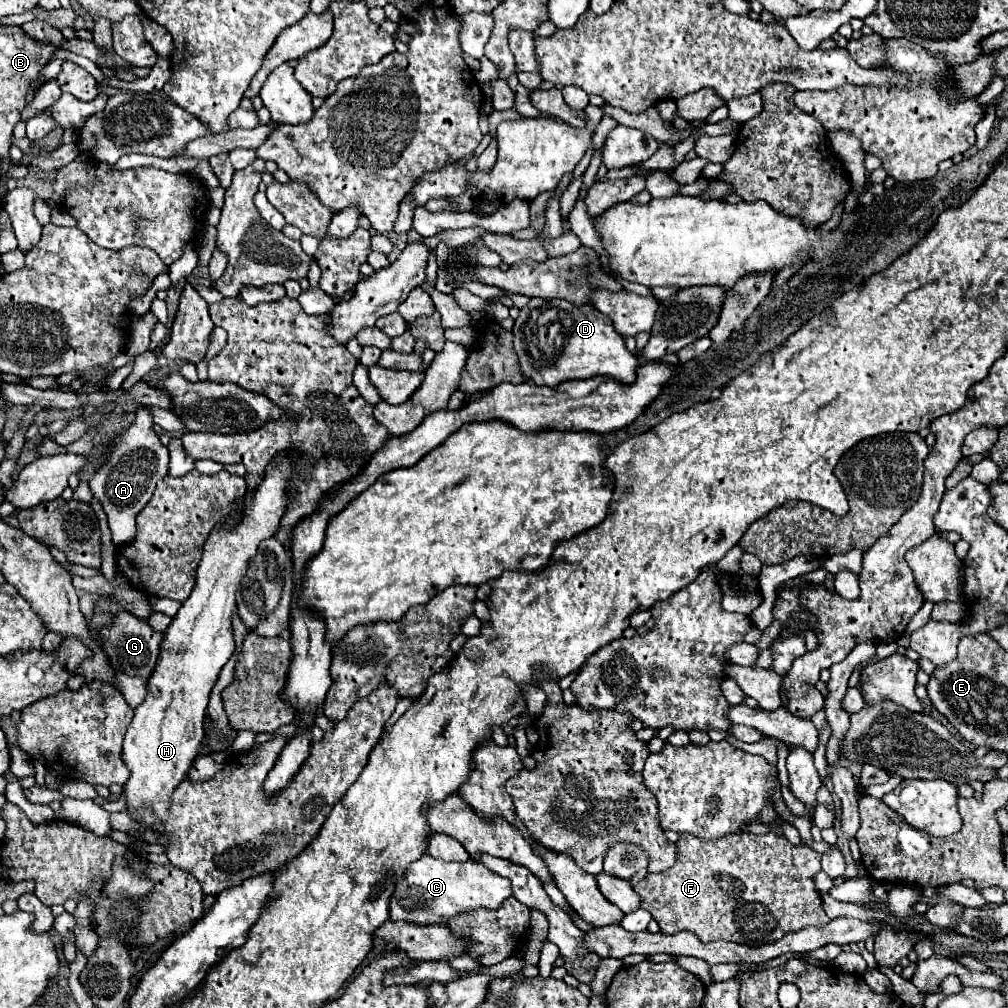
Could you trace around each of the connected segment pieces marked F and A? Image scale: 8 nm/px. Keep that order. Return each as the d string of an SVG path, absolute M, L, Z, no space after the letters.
M734 832L716 840L700 840L694 834L682 834L678 848L680 856L672 868L664 872L648 872L648 876L634 886L634 892L642 898L640 906L652 914L664 934L688 930L704 944L732 940L748 946L762 946L806 926L826 926L830 922L814 884L814 876L820 872L820 854L806 844L792 846L786 836L774 832Z
M146 406L136 410L136 422L114 438L106 464L92 476L90 490L108 516L112 544L116 548L130 544L136 536L136 516L150 502L156 482L168 474L168 448L162 446L152 430L152 414Z

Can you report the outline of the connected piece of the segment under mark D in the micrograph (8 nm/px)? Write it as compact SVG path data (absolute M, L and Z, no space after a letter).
M530 298L530 302L520 310L520 316L514 322L514 350L520 358L520 368L528 380L532 380L538 386L558 386L566 380L584 380L592 376L612 376L620 378L620 382L632 382L636 378L638 358L628 352L624 338L616 334L612 320L608 316L600 314L592 304L576 306L566 300L544 300L544 298Z

